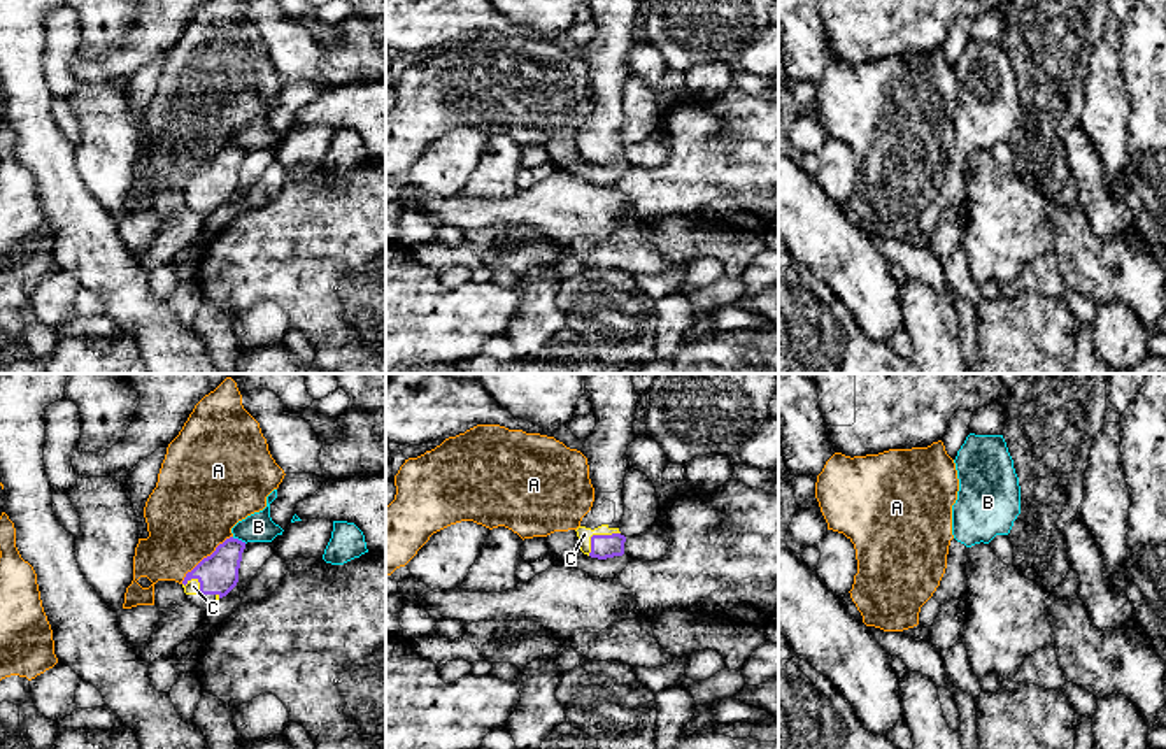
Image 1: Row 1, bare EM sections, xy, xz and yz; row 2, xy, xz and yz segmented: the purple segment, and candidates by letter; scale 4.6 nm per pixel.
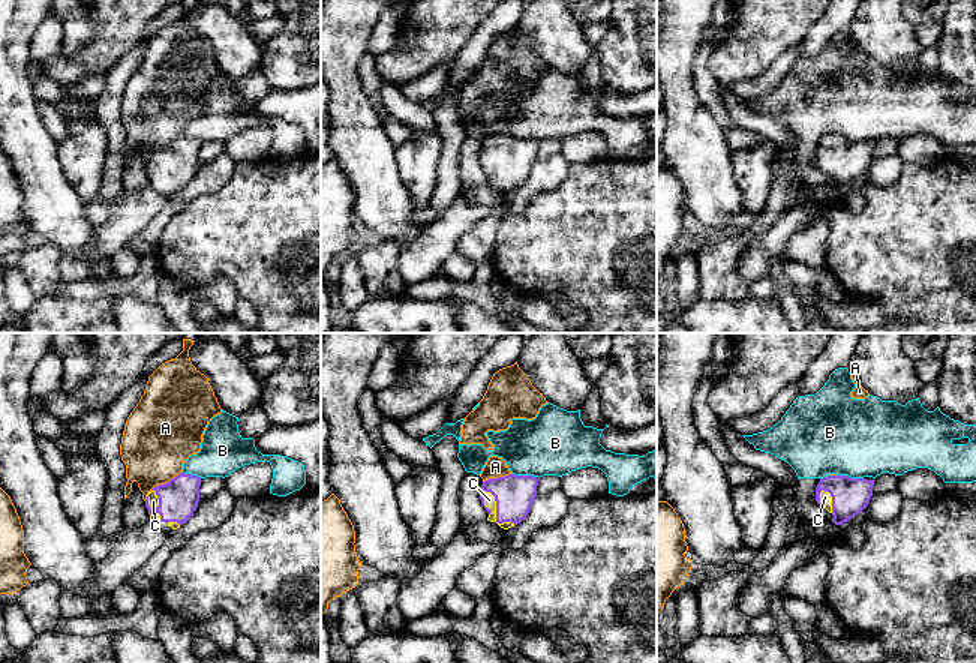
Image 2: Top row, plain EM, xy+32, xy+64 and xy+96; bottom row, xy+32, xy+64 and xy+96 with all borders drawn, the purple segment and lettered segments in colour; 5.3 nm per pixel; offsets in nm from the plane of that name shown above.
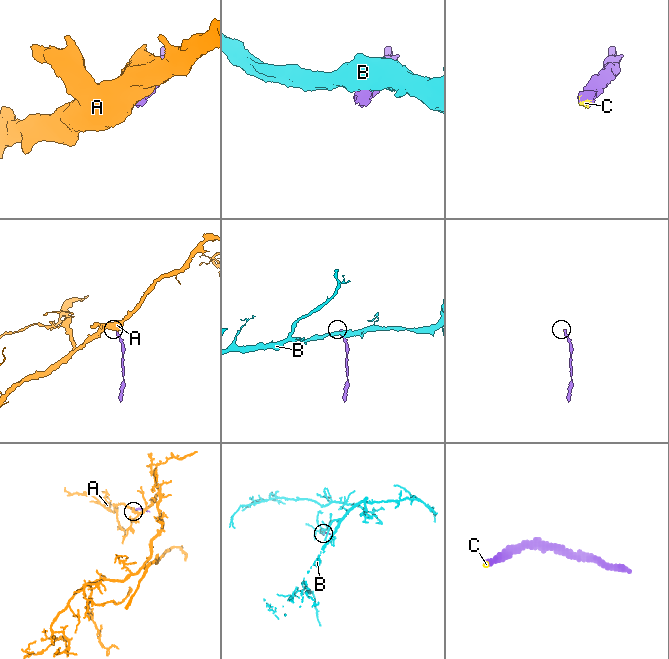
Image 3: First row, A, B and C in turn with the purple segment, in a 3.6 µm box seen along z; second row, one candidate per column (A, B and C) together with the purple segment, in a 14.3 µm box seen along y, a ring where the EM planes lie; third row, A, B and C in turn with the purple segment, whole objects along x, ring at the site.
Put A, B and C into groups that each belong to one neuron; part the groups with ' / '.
A / B / C

